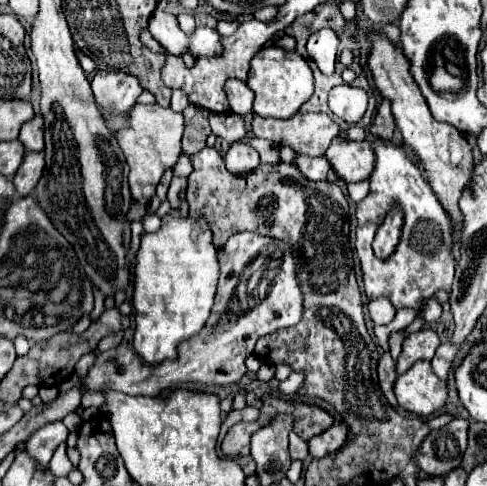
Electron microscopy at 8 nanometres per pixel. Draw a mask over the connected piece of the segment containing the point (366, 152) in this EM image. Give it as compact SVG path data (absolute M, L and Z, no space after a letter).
M335 138L325 152L331 168L349 182L363 182L369 180L375 164L373 146L367 140L361 142L343 142Z

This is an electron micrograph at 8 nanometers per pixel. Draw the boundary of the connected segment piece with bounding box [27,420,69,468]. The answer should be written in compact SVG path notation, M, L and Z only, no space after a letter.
M61 420L51 422L35 430L35 436L31 436L31 440L27 440L27 452L41 464L41 466L49 466L49 460L53 456L53 452L57 450L57 446L61 442L65 442L69 436L69 430L65 428L65 424Z

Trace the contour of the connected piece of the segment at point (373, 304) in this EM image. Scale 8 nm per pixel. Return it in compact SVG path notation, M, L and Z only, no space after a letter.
M381 296L369 302L369 316L375 324L389 324L395 318L395 308L389 300L385 300L385 296Z

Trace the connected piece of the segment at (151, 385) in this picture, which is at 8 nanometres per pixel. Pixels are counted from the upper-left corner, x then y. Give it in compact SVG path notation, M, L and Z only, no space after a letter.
M239 232L233 234L223 248L219 248L219 264L221 264L221 278L217 284L217 294L215 294L215 304L211 308L211 316L207 320L207 324L201 328L201 332L197 332L195 336L191 336L191 340L183 340L183 344L179 344L179 356L175 360L165 360L163 364L157 366L149 366L143 364L143 360L127 346L117 346L113 350L101 352L97 356L95 366L89 370L89 374L83 378L83 382L91 388L91 390L119 390L123 394L129 396L137 396L137 394L145 394L145 396L157 396L159 392L165 392L173 386L177 386L179 382L211 382L211 384L233 384L239 382L247 368L245 368L245 358L249 354L253 354L253 346L257 342L257 338L265 336L265 334L273 334L279 328L287 328L287 326L295 326L301 320L301 290L299 284L295 280L297 268L295 268L295 260L293 260L293 252L289 248L289 244L285 244L283 240L273 240L273 238L265 238L253 232Z

